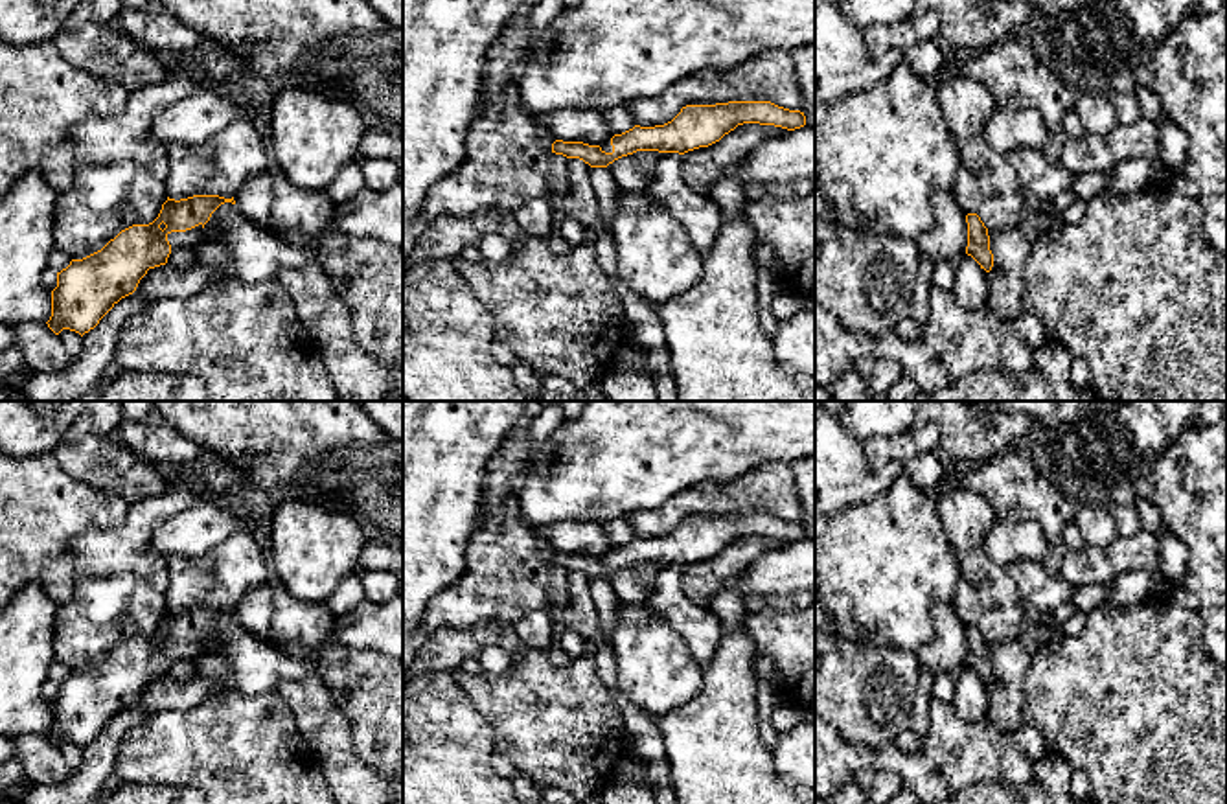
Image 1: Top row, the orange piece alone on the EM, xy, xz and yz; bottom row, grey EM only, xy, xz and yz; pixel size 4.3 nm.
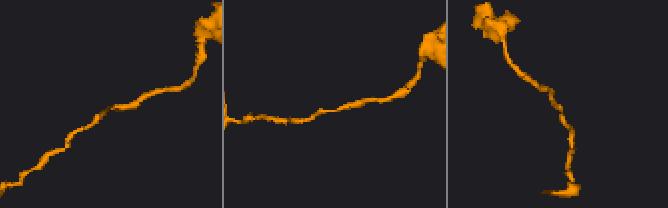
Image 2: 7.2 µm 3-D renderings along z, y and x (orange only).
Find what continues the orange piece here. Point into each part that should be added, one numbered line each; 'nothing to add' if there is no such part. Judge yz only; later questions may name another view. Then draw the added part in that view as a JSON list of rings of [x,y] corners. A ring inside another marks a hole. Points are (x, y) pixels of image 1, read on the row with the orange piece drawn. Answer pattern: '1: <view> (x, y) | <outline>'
nothing to add

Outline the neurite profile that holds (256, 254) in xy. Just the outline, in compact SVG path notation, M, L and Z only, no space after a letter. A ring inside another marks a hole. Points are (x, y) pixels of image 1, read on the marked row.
M232 202L212 213L202 234L204 241L230 248L230 263L223 270L248 283L278 278L283 269L302 269L318 258L316 247L285 241L270 226L252 224Z

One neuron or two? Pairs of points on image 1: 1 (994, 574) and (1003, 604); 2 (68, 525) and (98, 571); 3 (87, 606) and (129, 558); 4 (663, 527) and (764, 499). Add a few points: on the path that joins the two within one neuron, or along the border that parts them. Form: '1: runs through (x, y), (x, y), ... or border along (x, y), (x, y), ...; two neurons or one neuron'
1: runs through (994, 582), (999, 597); one neuron
2: border along (120, 525), (91, 527), (70, 543), (70, 578); two neurons
3: runs through (98, 595), (116, 576), (118, 569); one neuron
4: runs through (688, 503), (738, 499); one neuron

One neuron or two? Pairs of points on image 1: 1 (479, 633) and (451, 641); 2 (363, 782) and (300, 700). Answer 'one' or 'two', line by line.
1: one
2: one

